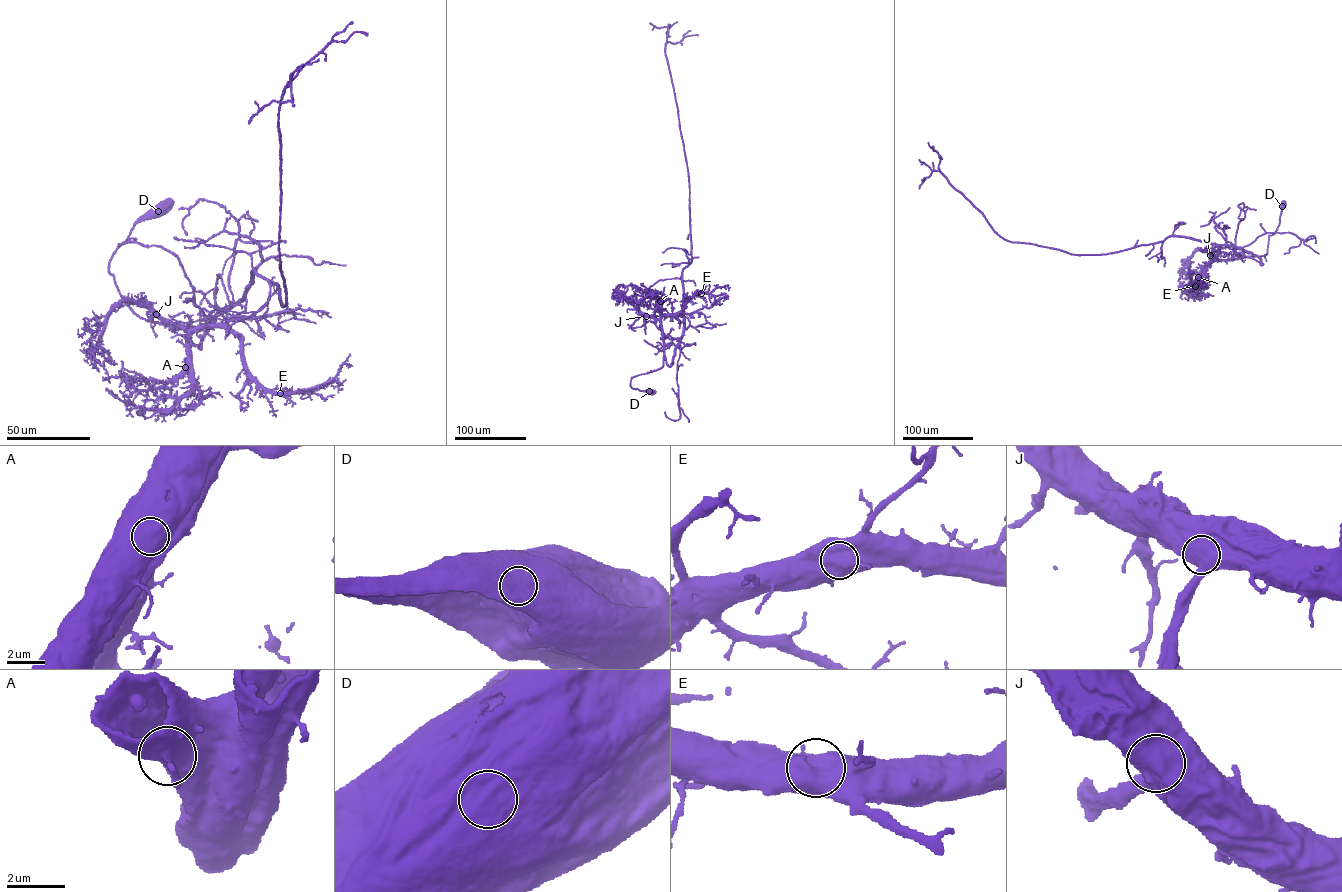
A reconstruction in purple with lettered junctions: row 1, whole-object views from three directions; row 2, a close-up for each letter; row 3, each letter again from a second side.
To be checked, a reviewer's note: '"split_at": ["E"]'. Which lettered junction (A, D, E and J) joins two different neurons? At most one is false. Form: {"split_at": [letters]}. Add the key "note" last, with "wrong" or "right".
{"split_at": [], "note": "wrong"}

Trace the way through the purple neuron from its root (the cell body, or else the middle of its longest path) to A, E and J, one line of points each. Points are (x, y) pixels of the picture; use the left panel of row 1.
A: (164, 206), (135, 225), (113, 255), (109, 271), (123, 301), (140, 316), (190, 325), (185, 367)
E: (164, 206), (135, 225), (110, 260), (123, 301), (153, 322), (225, 327), (238, 337), (246, 370), (280, 393)
J: (164, 206), (135, 225), (109, 266), (123, 301), (137, 314), (153, 322), (190, 325), (189, 329), (156, 314)

